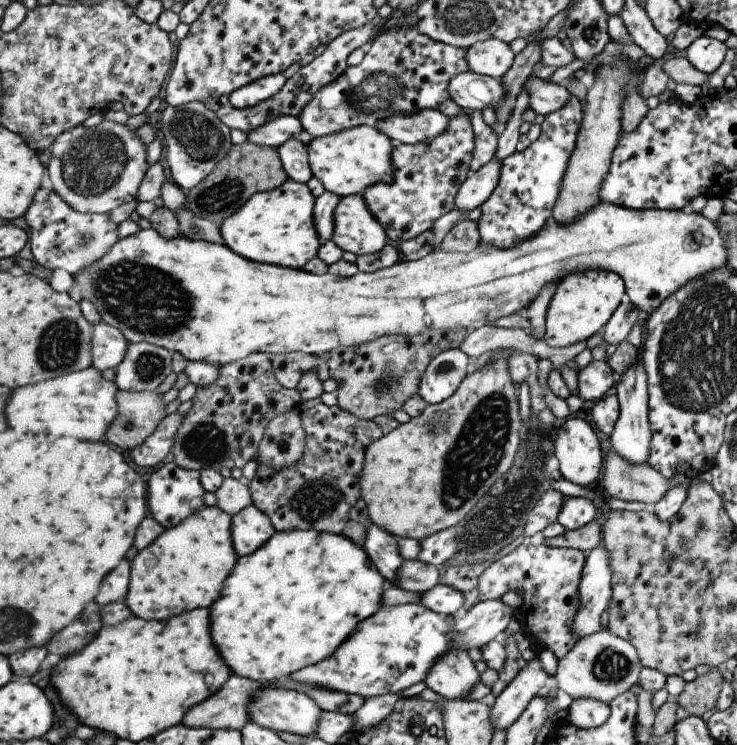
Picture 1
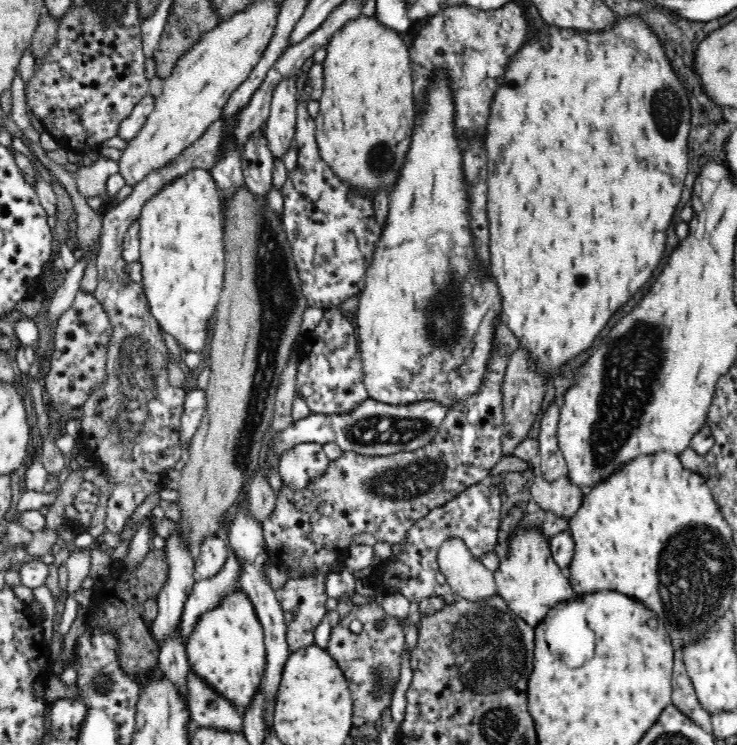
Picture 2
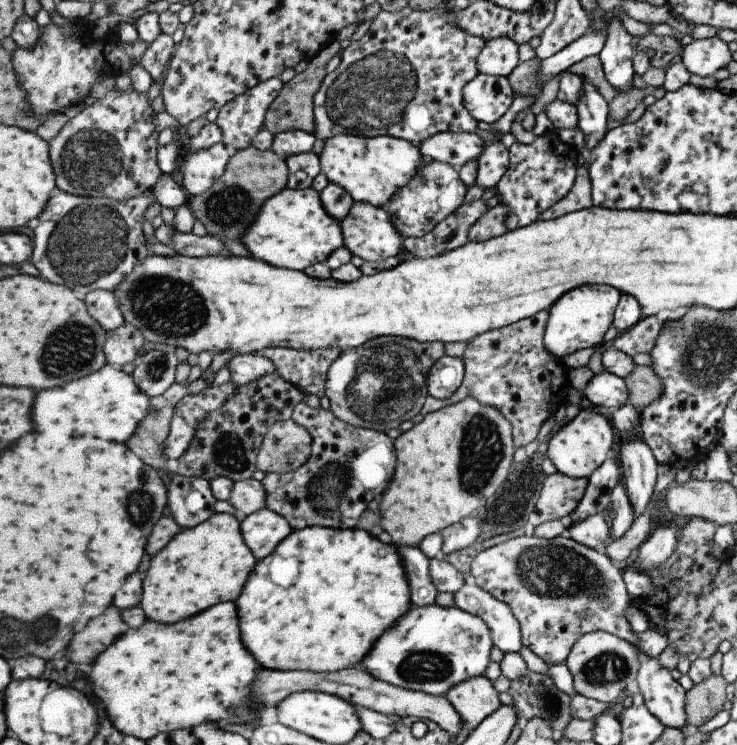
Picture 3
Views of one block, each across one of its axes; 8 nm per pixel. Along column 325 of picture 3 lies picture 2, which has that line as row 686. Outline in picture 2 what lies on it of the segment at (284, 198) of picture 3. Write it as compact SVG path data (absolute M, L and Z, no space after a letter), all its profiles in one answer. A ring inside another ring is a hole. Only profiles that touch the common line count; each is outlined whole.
M230 589L218 604L199 614L185 645L190 669L206 679L236 708L244 710L262 683L266 666L264 629L244 589Z

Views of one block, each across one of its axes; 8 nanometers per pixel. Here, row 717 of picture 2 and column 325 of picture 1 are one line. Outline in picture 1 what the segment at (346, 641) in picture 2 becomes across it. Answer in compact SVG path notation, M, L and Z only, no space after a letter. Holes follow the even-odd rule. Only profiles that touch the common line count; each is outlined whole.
M288 352L283 354L268 353L268 356L273 376L283 388L295 389L299 378L309 370L315 370L315 376L321 382L328 378L327 355L309 356L300 352Z

